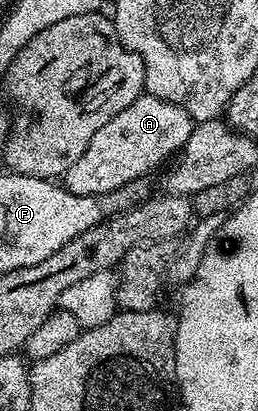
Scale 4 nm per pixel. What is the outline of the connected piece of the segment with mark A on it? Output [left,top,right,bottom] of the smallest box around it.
[64,92,195,194]

